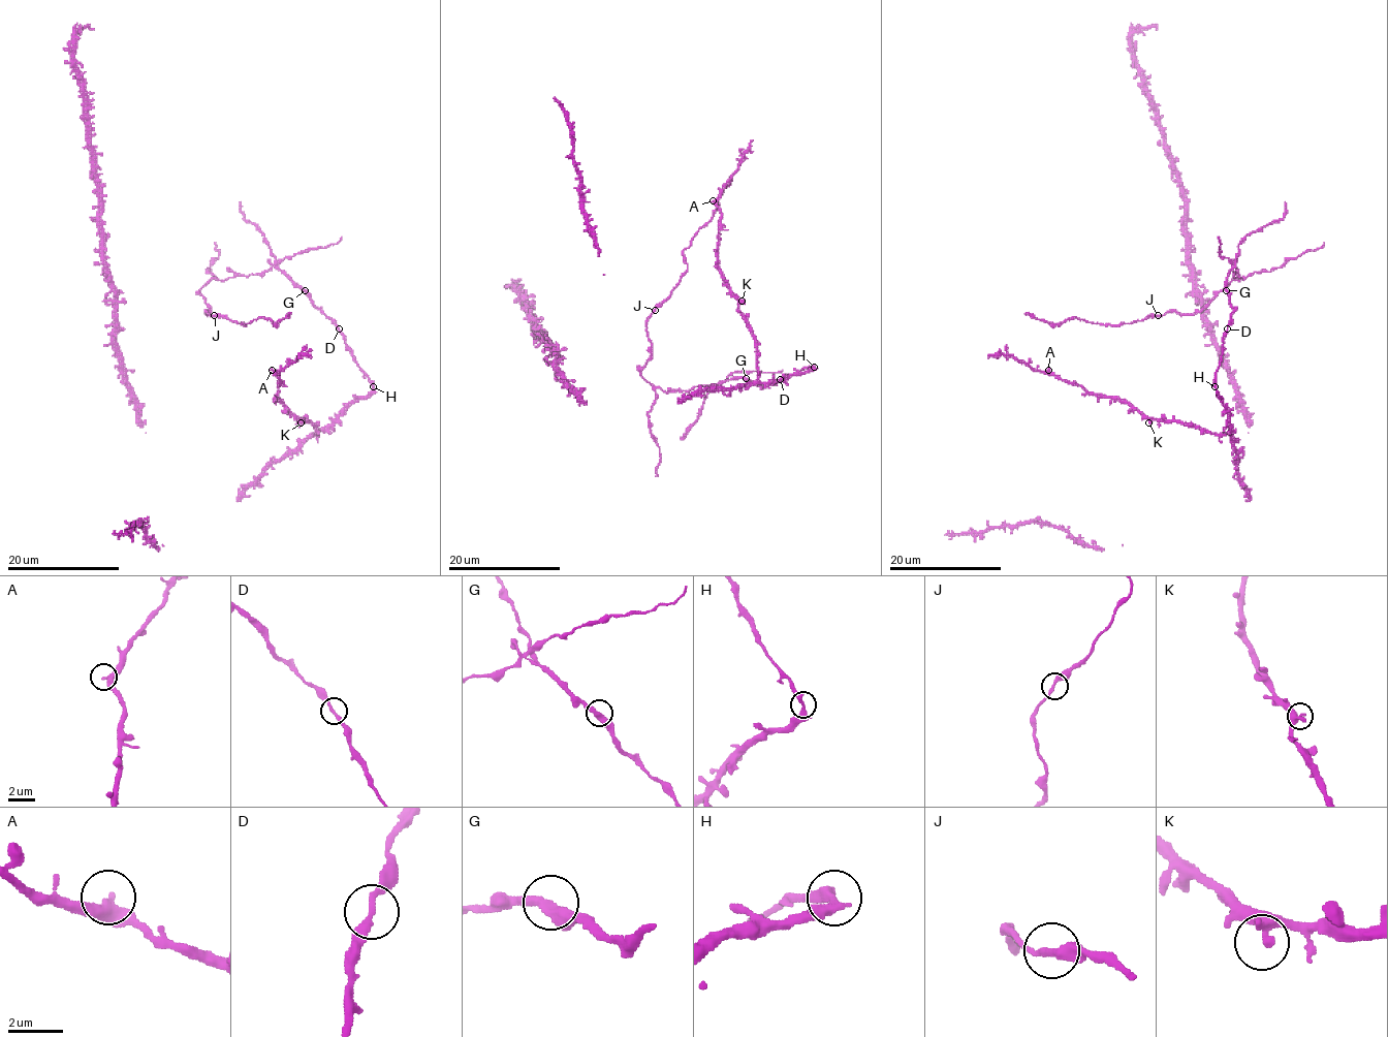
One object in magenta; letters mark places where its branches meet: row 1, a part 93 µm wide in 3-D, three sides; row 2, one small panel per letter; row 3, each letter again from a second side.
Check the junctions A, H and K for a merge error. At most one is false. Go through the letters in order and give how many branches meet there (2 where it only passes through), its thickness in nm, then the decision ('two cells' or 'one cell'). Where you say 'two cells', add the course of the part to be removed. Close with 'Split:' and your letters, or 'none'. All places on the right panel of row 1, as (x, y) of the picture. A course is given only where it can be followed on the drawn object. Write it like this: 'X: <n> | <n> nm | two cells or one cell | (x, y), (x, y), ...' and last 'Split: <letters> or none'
A: 2 | 280 nm | one cell
H: 2 | 300 nm | two cells | (1215, 386), (1231, 266), (1238, 280), (1188, 314), (1116, 324), (1024, 314)
K: 2 | 280 nm | one cell
Split: H

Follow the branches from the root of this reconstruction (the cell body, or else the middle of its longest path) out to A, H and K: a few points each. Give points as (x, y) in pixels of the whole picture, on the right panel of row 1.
A: (1227, 328), (1216, 372), (1227, 433), (1146, 418), (1124, 402), (1089, 395), (1048, 370)
H: (1227, 328), (1223, 336), (1223, 353), (1215, 386)
K: (1227, 328), (1216, 389), (1230, 430), (1210, 434), (1175, 421), (1148, 422)

